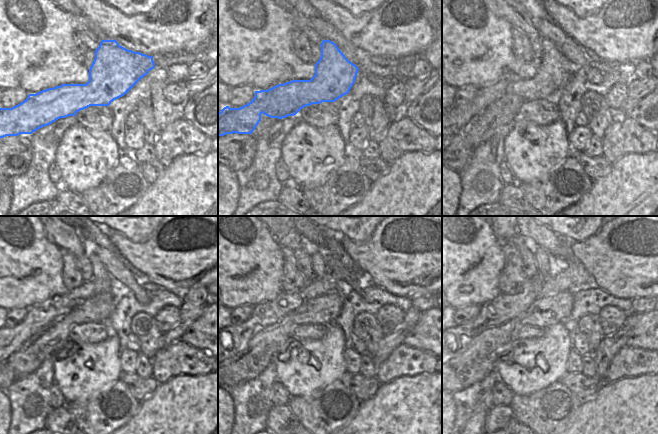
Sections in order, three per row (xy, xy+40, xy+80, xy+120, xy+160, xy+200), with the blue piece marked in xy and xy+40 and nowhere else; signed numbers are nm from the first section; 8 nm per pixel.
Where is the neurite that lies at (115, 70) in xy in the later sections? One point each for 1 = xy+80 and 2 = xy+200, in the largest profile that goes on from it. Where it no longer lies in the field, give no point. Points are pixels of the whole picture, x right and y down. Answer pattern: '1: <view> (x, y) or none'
1: xy+80 (554, 71)
2: xy+200 (556, 263)

